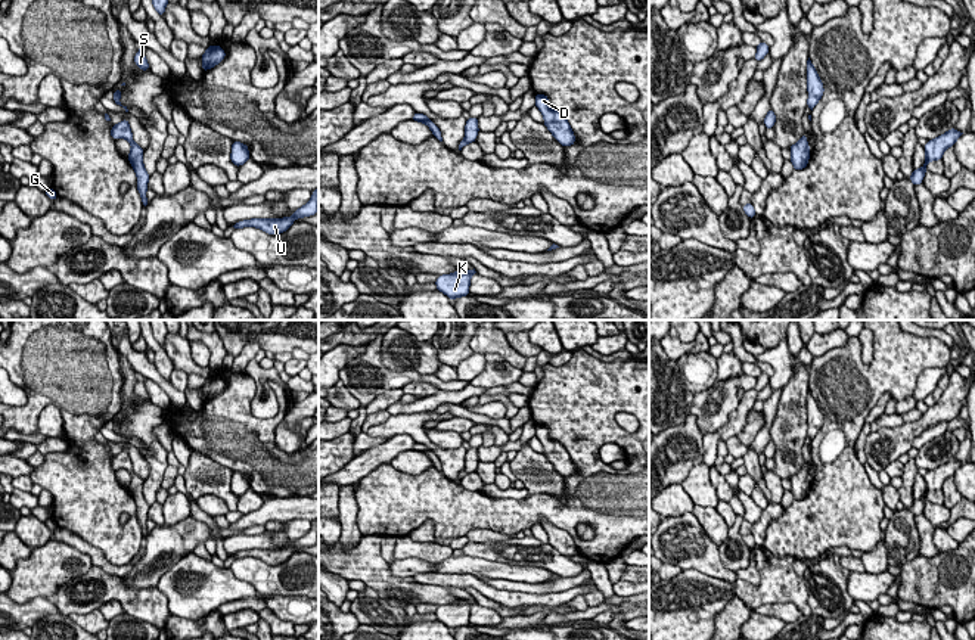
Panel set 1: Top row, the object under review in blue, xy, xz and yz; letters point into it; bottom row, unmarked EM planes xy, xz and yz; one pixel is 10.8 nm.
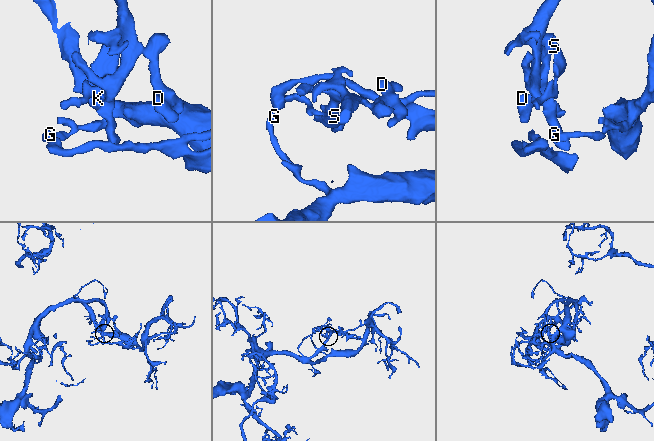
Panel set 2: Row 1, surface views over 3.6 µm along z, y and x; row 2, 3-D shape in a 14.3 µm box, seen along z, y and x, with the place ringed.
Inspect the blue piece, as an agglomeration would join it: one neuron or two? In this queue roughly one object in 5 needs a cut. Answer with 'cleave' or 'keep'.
keep

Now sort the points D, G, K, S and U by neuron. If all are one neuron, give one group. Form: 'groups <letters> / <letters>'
groups D G K S U

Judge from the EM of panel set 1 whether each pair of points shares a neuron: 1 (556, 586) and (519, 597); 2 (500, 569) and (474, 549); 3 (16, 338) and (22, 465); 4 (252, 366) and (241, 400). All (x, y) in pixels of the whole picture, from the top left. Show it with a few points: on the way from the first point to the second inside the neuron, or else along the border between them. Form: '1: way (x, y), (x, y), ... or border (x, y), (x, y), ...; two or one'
1: border (499, 589), (522, 593), (558, 593), (567, 590); two
2: border (465, 555), (521, 567); two
3: border (36, 468), (30, 475); two
4: border (244, 372), (255, 384); two

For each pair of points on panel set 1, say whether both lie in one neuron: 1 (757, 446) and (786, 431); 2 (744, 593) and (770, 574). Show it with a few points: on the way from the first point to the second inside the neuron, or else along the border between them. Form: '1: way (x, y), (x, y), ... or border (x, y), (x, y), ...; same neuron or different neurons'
1: border (778, 404), (775, 421), (770, 426), (770, 438); different neurons
2: way (751, 593), (757, 593), (769, 581); same neuron

